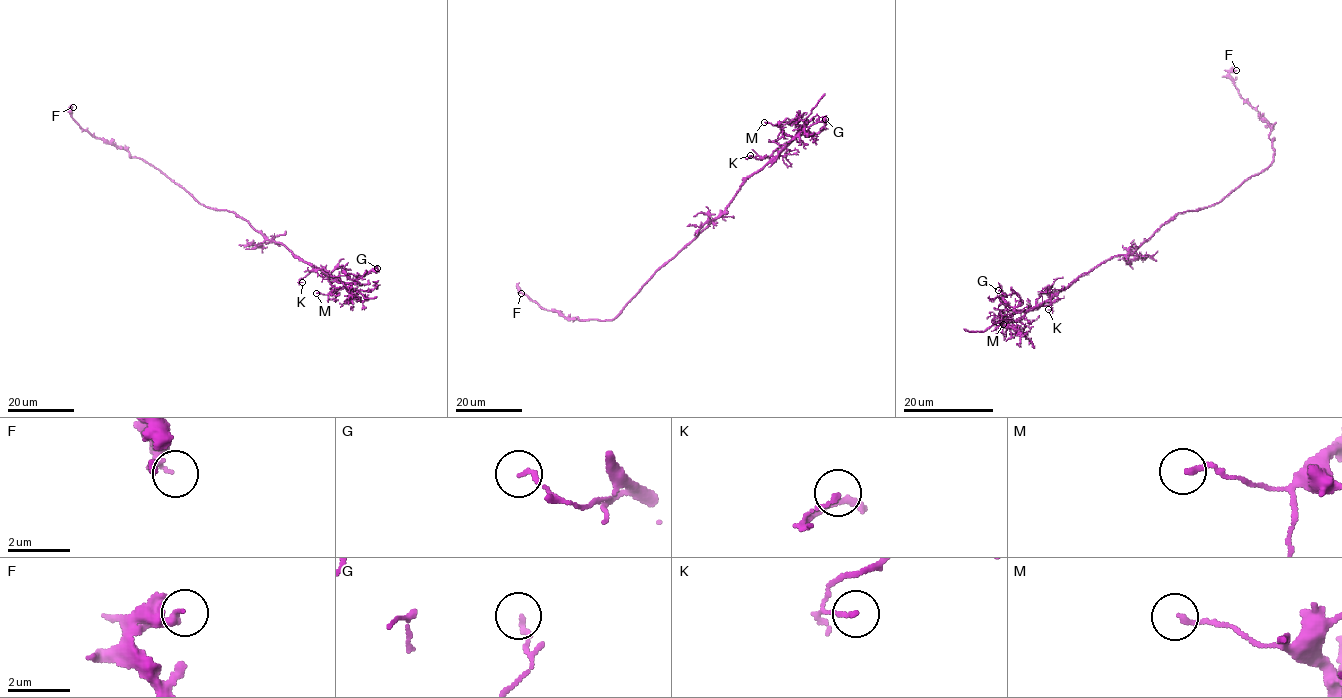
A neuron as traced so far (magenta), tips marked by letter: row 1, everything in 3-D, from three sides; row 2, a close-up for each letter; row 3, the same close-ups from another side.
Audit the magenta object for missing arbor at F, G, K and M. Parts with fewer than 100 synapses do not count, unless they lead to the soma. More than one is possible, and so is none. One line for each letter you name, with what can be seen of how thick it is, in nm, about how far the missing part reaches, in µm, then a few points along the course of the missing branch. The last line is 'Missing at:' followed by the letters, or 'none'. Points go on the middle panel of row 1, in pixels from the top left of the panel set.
Missing at: none

